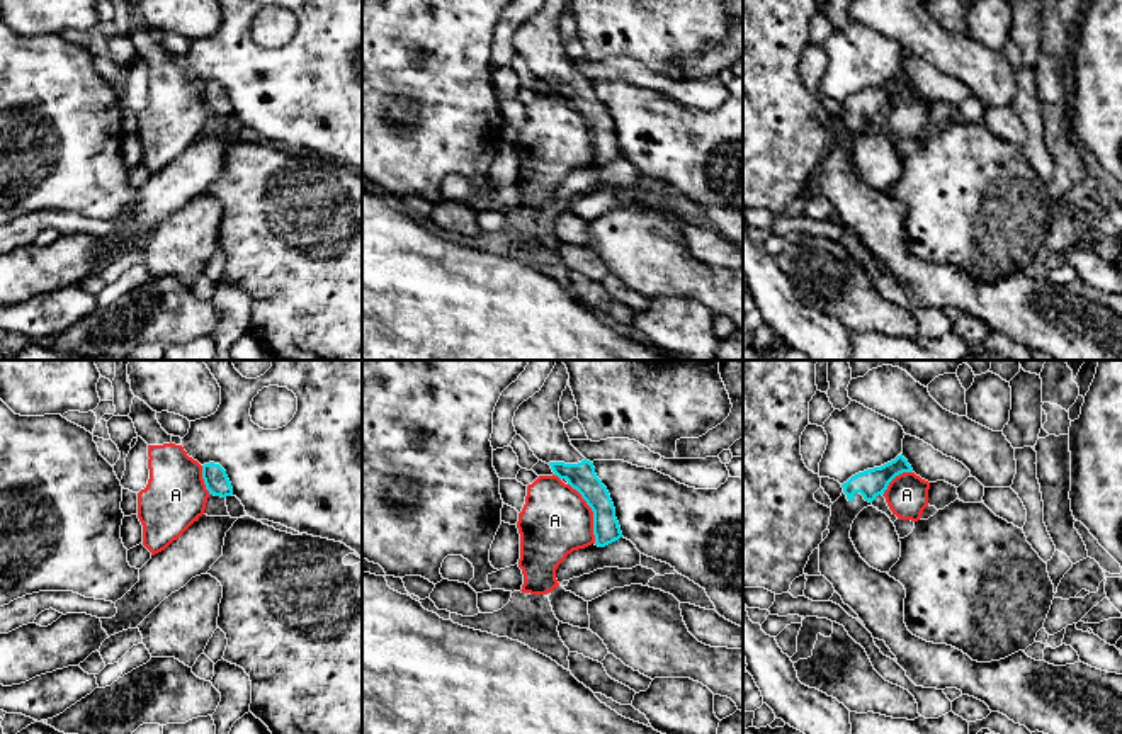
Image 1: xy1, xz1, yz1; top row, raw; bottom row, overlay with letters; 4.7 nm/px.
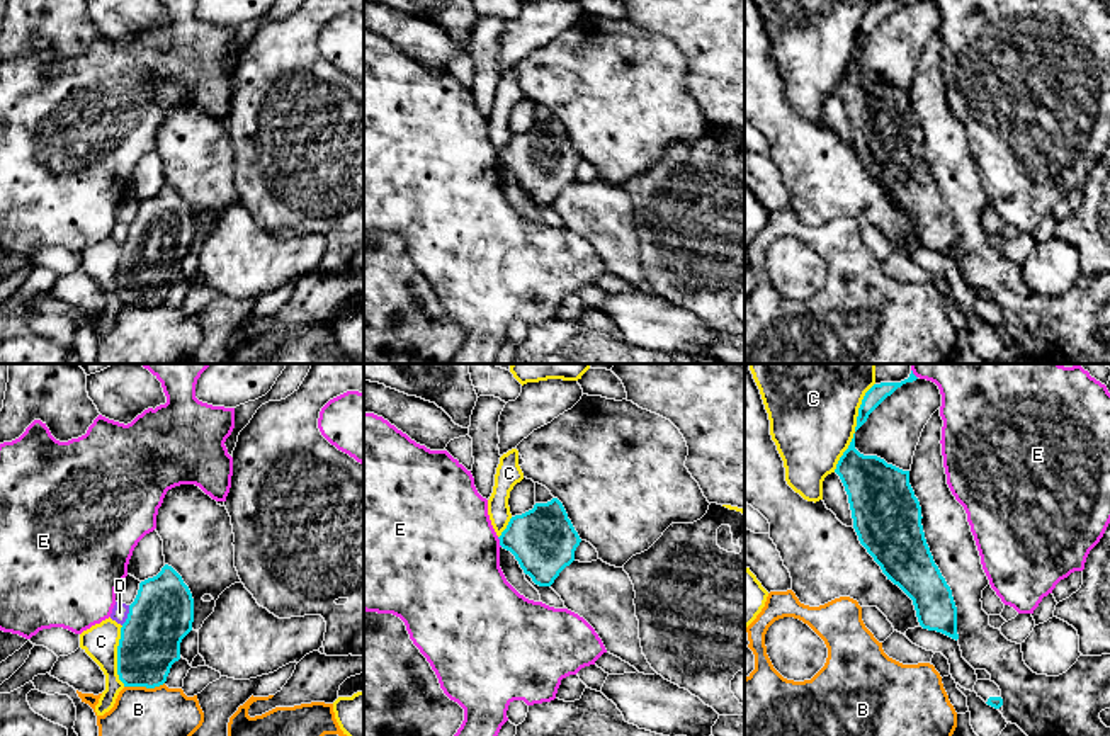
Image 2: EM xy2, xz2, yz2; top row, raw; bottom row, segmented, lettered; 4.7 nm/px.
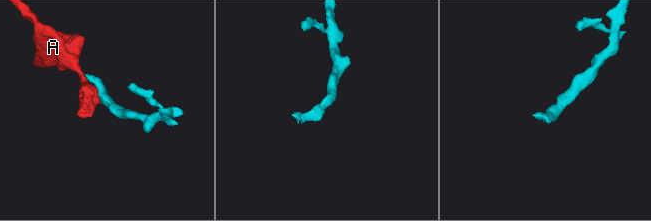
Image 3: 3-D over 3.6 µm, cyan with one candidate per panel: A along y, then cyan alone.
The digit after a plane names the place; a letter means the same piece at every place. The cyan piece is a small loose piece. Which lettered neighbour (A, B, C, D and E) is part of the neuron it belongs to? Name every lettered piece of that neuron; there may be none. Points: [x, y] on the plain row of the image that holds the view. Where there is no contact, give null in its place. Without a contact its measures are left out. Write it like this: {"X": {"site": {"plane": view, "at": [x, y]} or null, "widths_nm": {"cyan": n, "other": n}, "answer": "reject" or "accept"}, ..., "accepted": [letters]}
{"A": {"site": {"plane": "xz1", "at": [594, 133]}, "widths_nm": {"cyan": 130, "other": 320}, "answer": "reject"}, "B": {"site": {"plane": "xy2", "at": [143, 305]}, "widths_nm": {"cyan": 280, "other": 420}, "answer": "reject"}, "C": {"site": {"plane": "yz2", "at": [855, 46]}, "widths_nm": {"cyan": 90, "other": 400}, "answer": "reject"}, "D": {"site": {"plane": "xy2", "at": [128, 235]}, "widths_nm": {"cyan": 300, "other": 80}, "answer": "reject"}, "E": {"site": {"plane": "xz2", "at": [500, 162]}, "widths_nm": {"cyan": 300, "other": 480}, "answer": "reject"}, "accepted": []}

